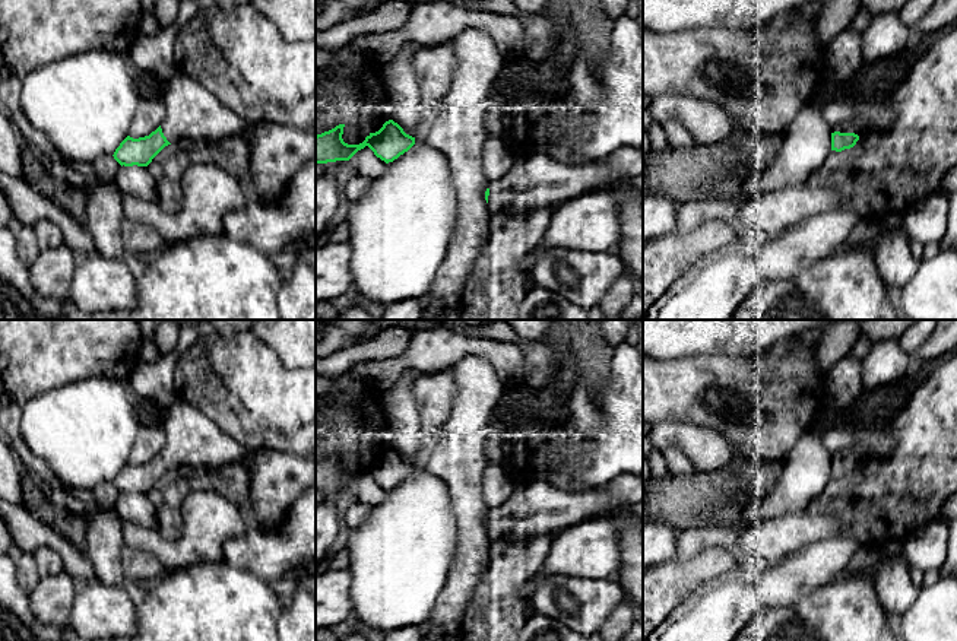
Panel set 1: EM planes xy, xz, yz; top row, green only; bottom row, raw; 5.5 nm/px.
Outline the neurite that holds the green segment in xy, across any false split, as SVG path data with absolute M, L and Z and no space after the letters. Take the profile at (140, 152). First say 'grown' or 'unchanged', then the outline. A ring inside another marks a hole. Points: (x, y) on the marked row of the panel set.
grown; M180 70L165 82L161 99L167 108L161 126L145 137L127 136L115 149L113 156L121 166L148 166L171 143L218 142L250 130L247 120Z

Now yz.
grown; M847 120L831 128L831 150L842 152L856 145L862 136L862 123L859 120Z

